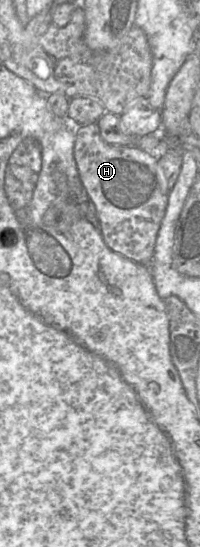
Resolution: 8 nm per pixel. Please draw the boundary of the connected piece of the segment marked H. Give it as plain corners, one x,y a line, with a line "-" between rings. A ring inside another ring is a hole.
97,122
83,125
76,131
74,159
81,182
96,209
107,246
132,261
149,264
168,204
159,159
134,145
106,143

